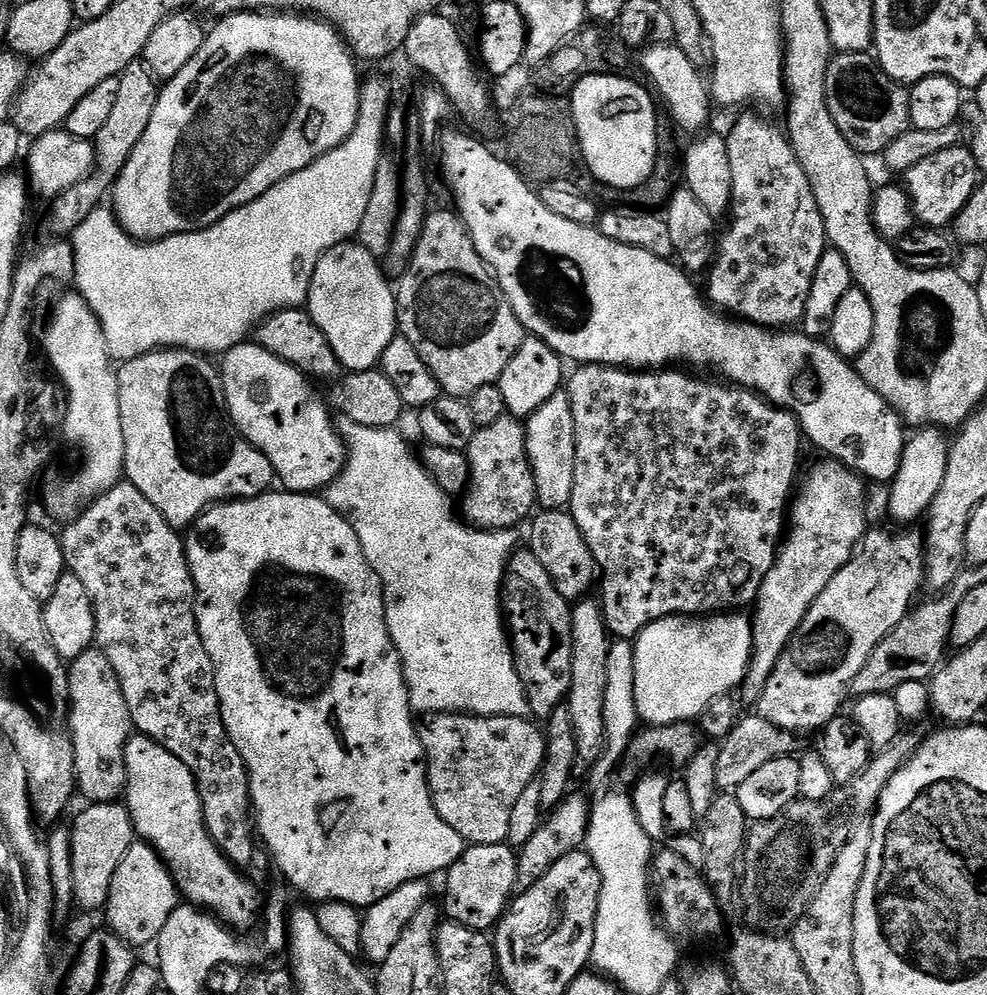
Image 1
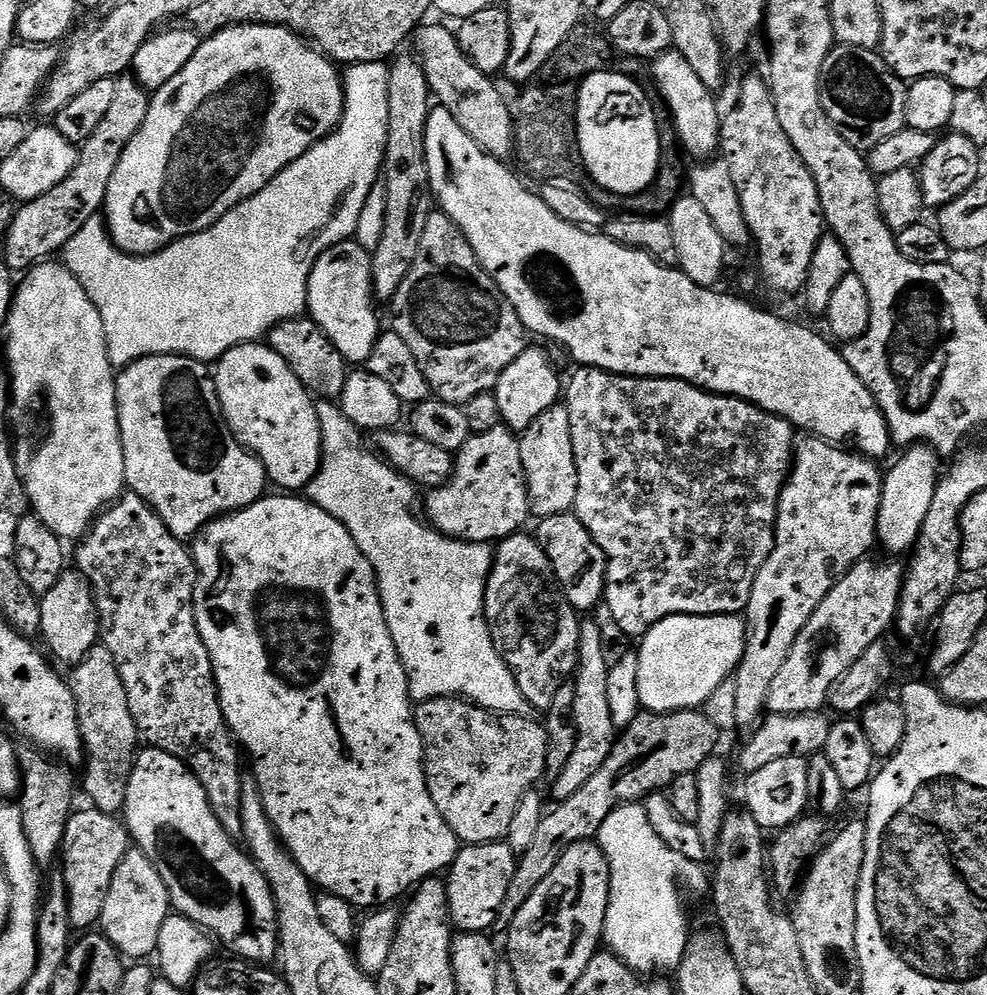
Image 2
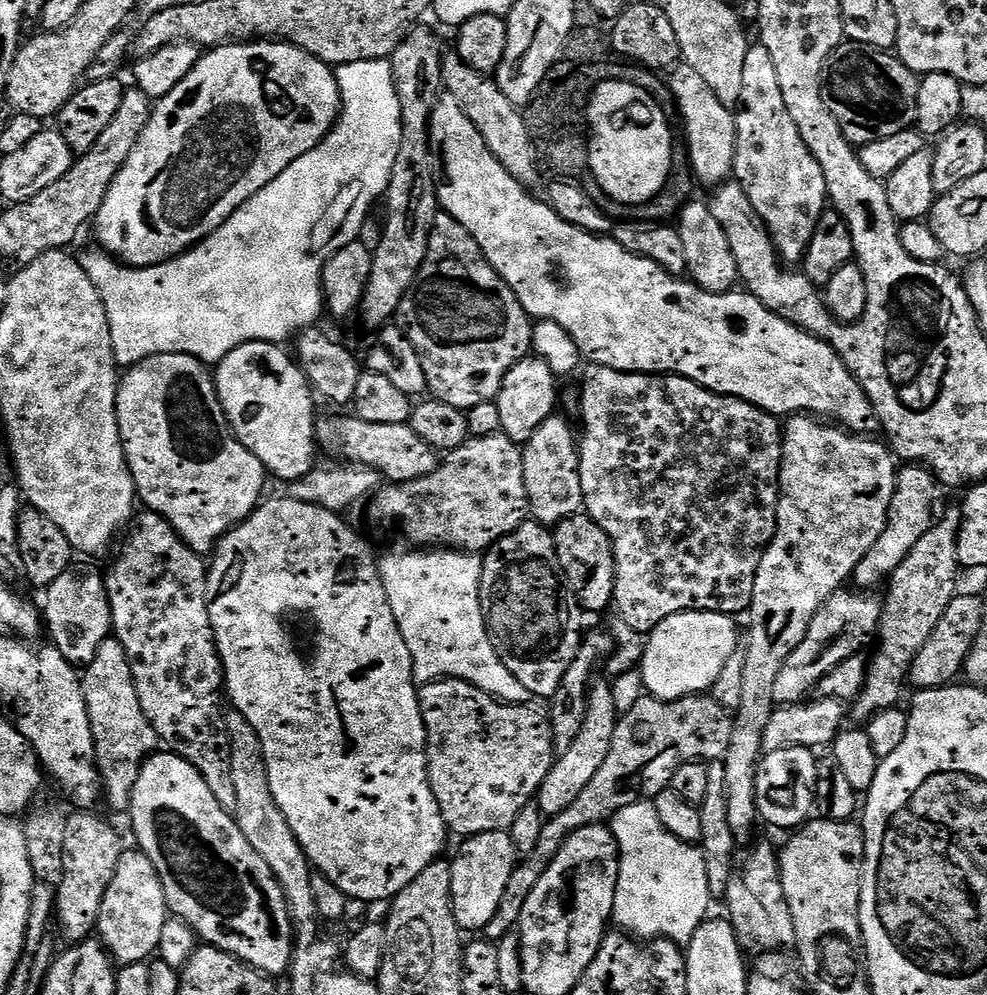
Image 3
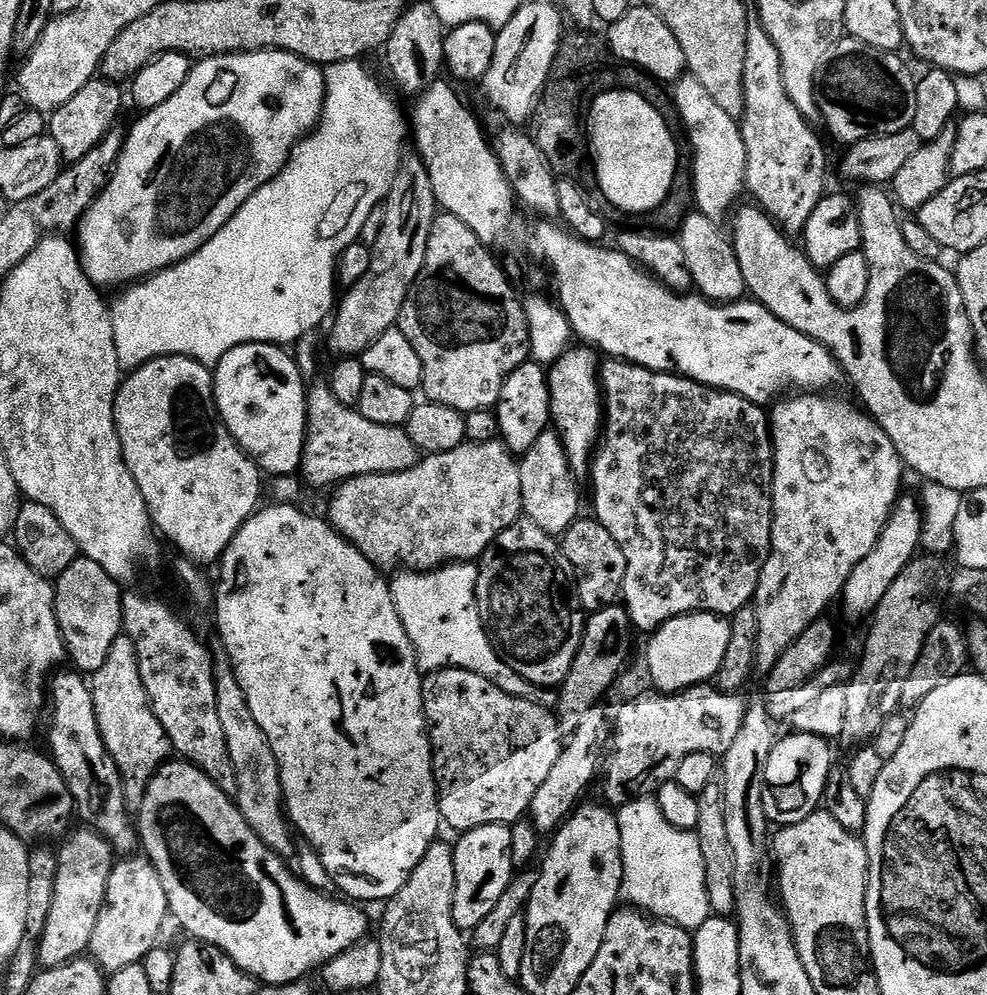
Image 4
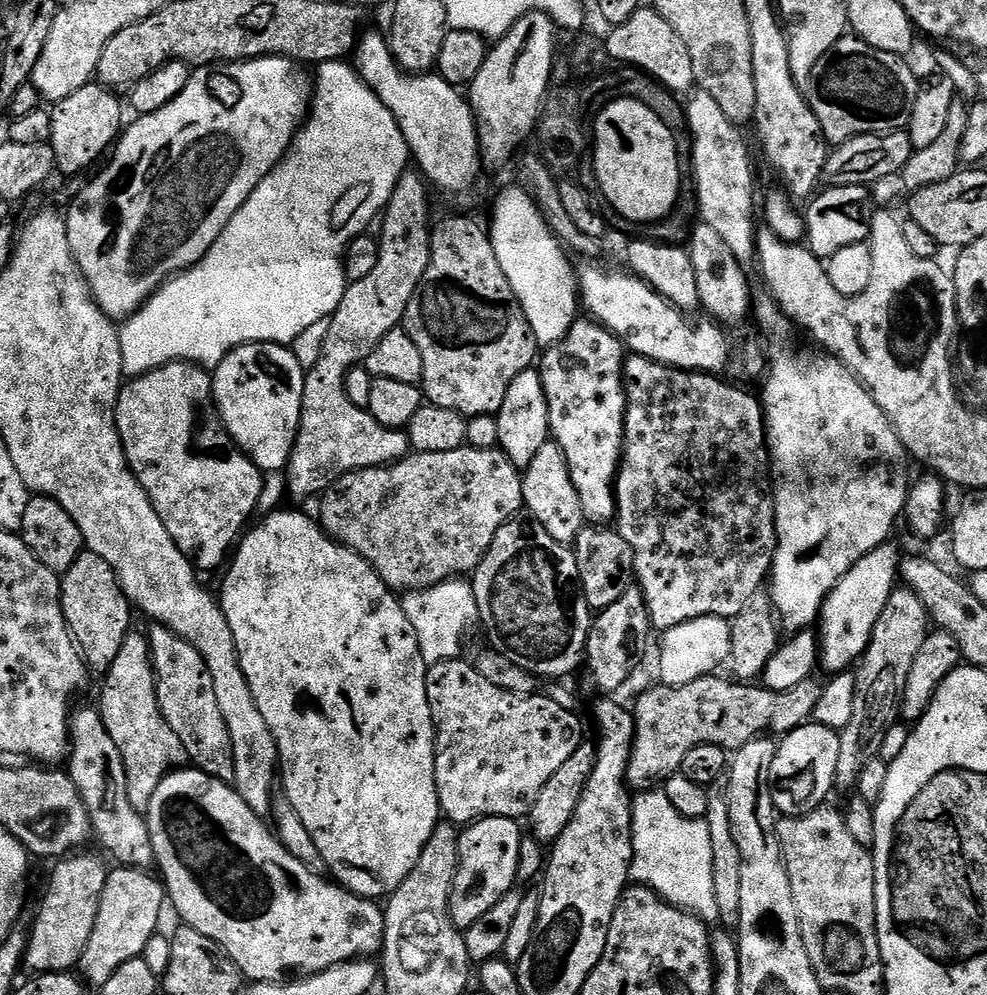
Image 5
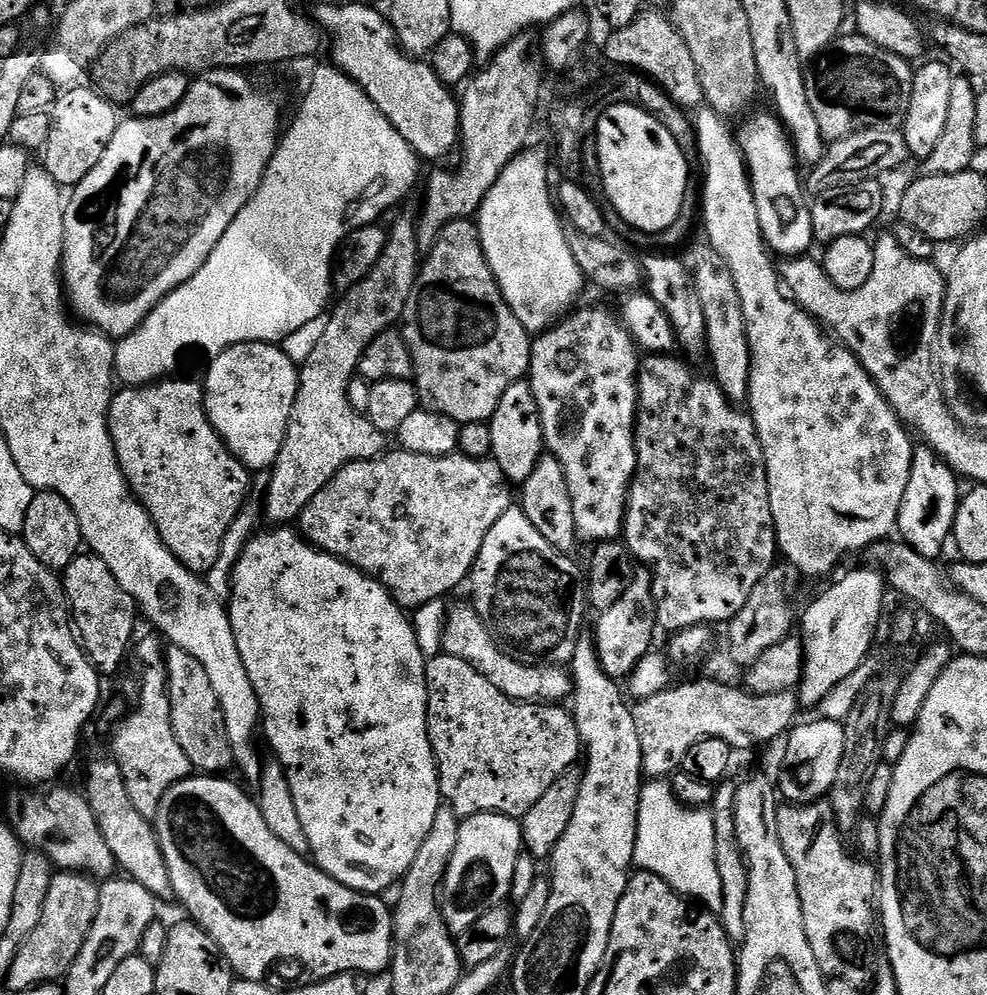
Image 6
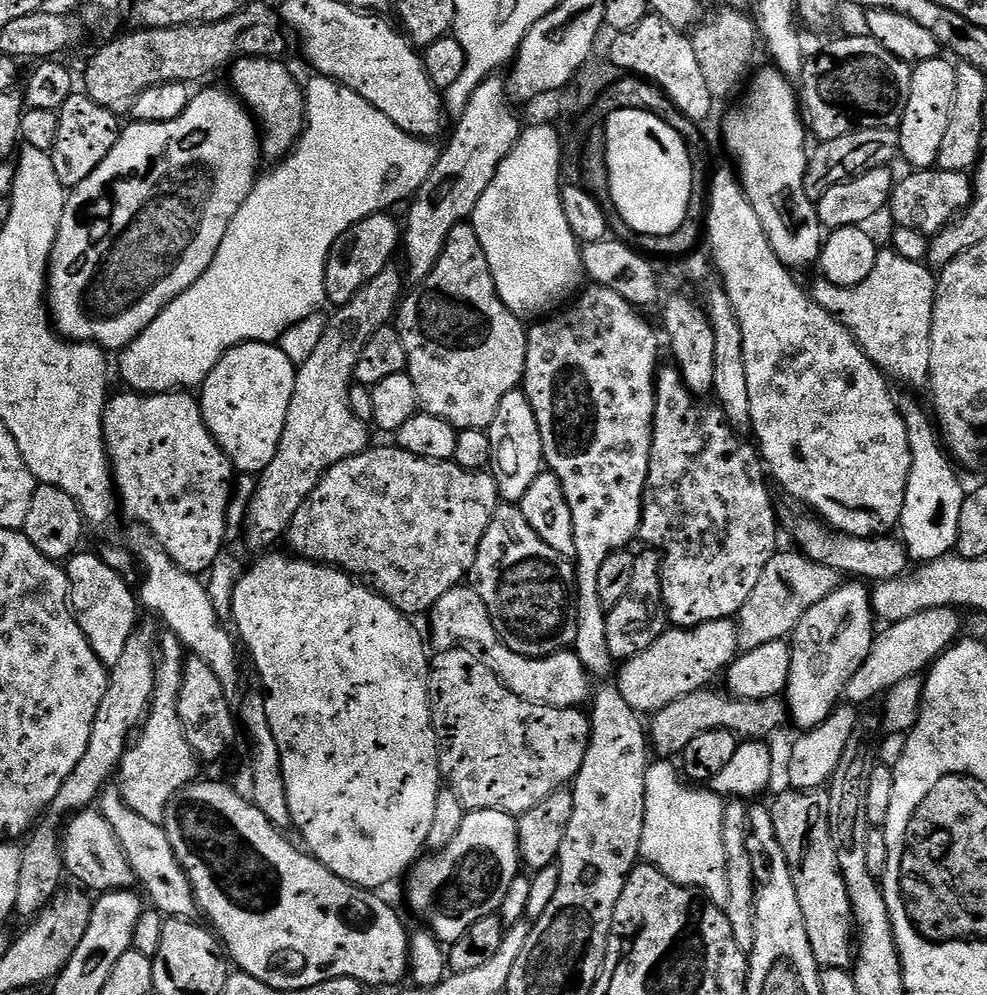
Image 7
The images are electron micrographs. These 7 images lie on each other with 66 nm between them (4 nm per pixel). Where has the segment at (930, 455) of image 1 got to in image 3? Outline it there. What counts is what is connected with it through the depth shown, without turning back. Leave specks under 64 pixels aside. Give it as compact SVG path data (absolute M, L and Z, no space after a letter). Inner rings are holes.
M904 466L896 473L896 489L888 507L888 521L878 534L878 542L870 546L866 558L858 562L854 573L854 584L860 590L872 590L875 584L883 585L898 566L902 566L902 558L914 550L918 538L926 534L934 523L932 516L932 491L938 488L937 481L931 472L923 466Z

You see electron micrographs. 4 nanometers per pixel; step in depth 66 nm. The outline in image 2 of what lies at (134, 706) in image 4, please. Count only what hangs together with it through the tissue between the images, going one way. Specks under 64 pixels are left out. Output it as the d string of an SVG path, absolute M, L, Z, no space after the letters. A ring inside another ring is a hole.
M97 646L90 650L90 654L81 664L75 665L71 669L70 683L74 702L78 706L78 722L82 730L84 739L84 750L86 753L86 763L82 771L82 792L88 795L87 803L100 812L105 812L111 816L123 813L126 802L126 786L130 782L132 766L136 762L138 747L136 743L141 743L142 734L136 729L134 718L130 714L130 706L126 698L126 686L122 686L122 678L118 674L118 666L114 654L106 650L103 646Z

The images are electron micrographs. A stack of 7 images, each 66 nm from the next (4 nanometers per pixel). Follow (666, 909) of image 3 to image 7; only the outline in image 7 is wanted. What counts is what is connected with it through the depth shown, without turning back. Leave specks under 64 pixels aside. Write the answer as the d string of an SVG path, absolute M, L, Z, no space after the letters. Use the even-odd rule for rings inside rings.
M649 763L640 855L675 884L699 890L713 904L724 906L730 898L728 855L724 845L725 801L704 788L707 787L685 782L675 763Z

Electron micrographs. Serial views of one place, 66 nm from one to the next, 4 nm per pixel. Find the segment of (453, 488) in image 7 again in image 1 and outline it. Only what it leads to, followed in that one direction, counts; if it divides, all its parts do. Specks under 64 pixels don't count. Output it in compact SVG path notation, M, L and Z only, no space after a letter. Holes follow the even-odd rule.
M506 415L498 418L494 426L479 429L466 449L466 455L472 483L462 496L462 516L471 527L512 530L517 527L515 524L522 523L524 519L527 521L533 515L537 507L536 482L528 461L524 424L517 417Z

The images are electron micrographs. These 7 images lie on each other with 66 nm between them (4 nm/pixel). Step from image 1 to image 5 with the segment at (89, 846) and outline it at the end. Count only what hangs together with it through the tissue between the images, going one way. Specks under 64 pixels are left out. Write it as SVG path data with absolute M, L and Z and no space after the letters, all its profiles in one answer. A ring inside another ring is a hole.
M69 854L55 861L56 869L52 872L52 877L48 880L48 889L44 892L44 897L40 900L40 913L36 916L36 921L30 927L30 935L28 938L28 949L24 951L23 967L29 968L29 973L43 974L45 972L72 972L79 965L82 954L86 950L86 942L90 942L90 934L94 934L94 922L98 922L98 906L102 902L102 890L106 890L106 878L110 871L109 865L104 865L96 856L80 856L84 854Z

